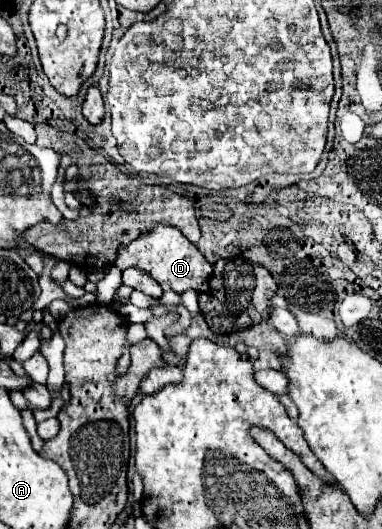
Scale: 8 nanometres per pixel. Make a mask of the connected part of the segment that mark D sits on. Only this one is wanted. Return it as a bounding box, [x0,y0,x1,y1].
[113,223,213,293]

